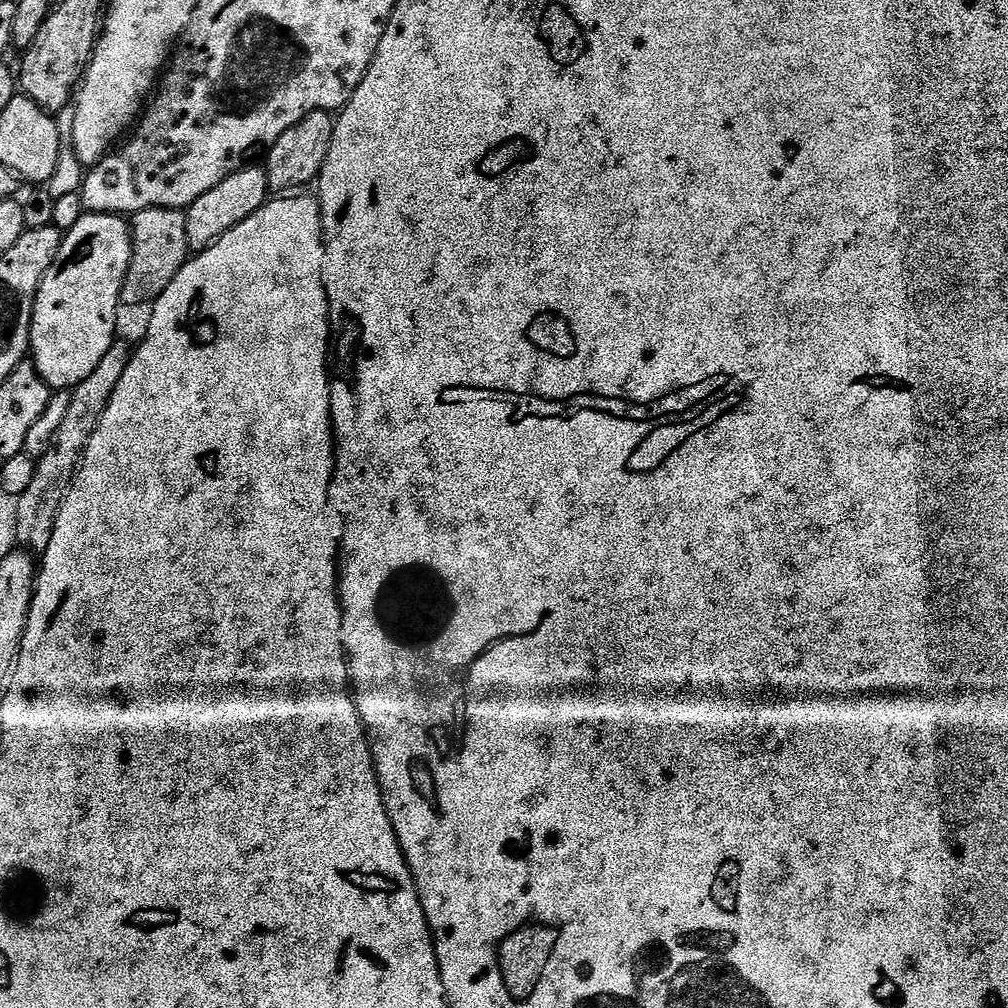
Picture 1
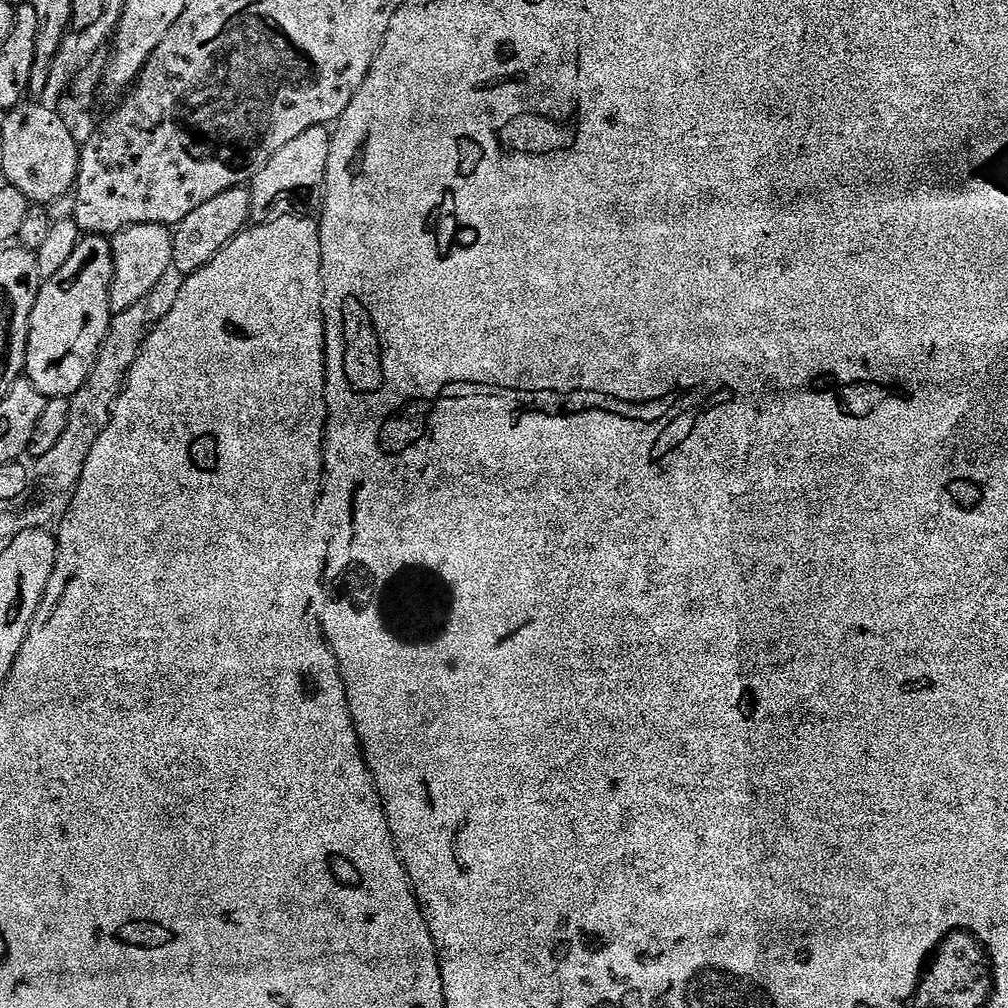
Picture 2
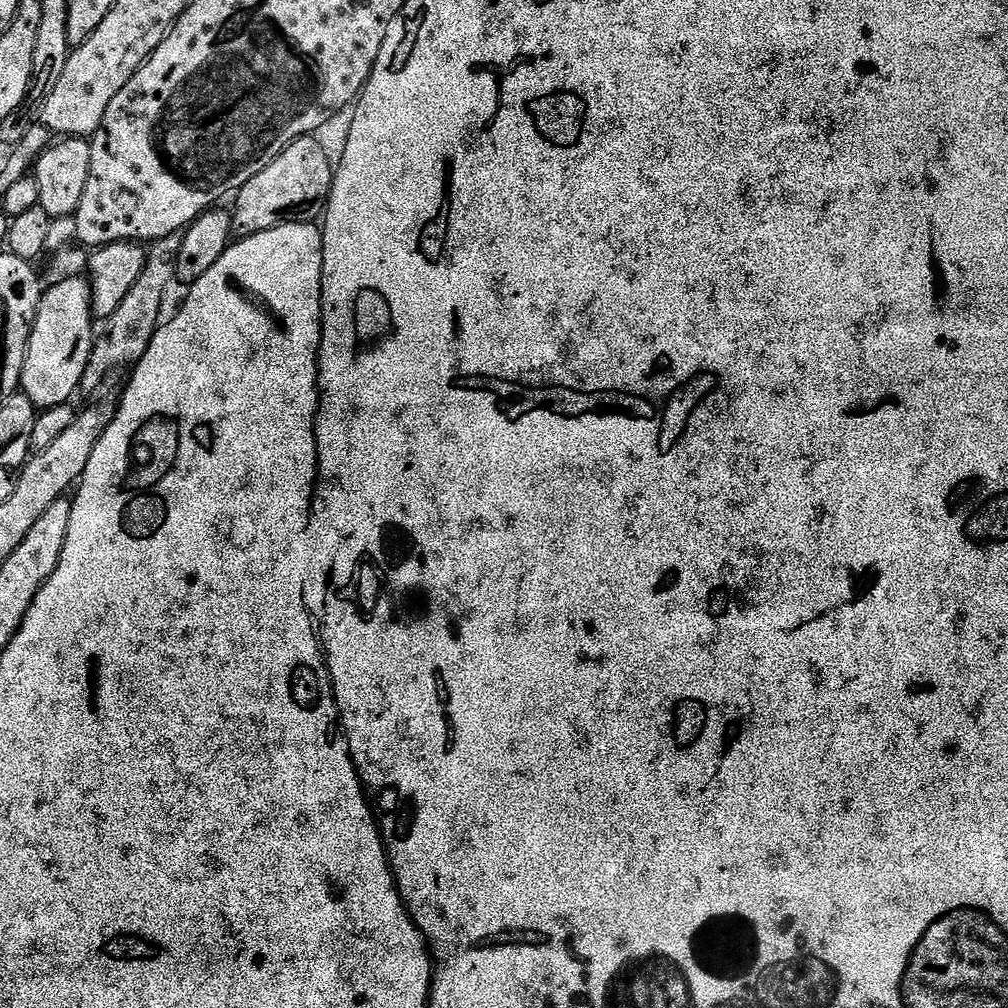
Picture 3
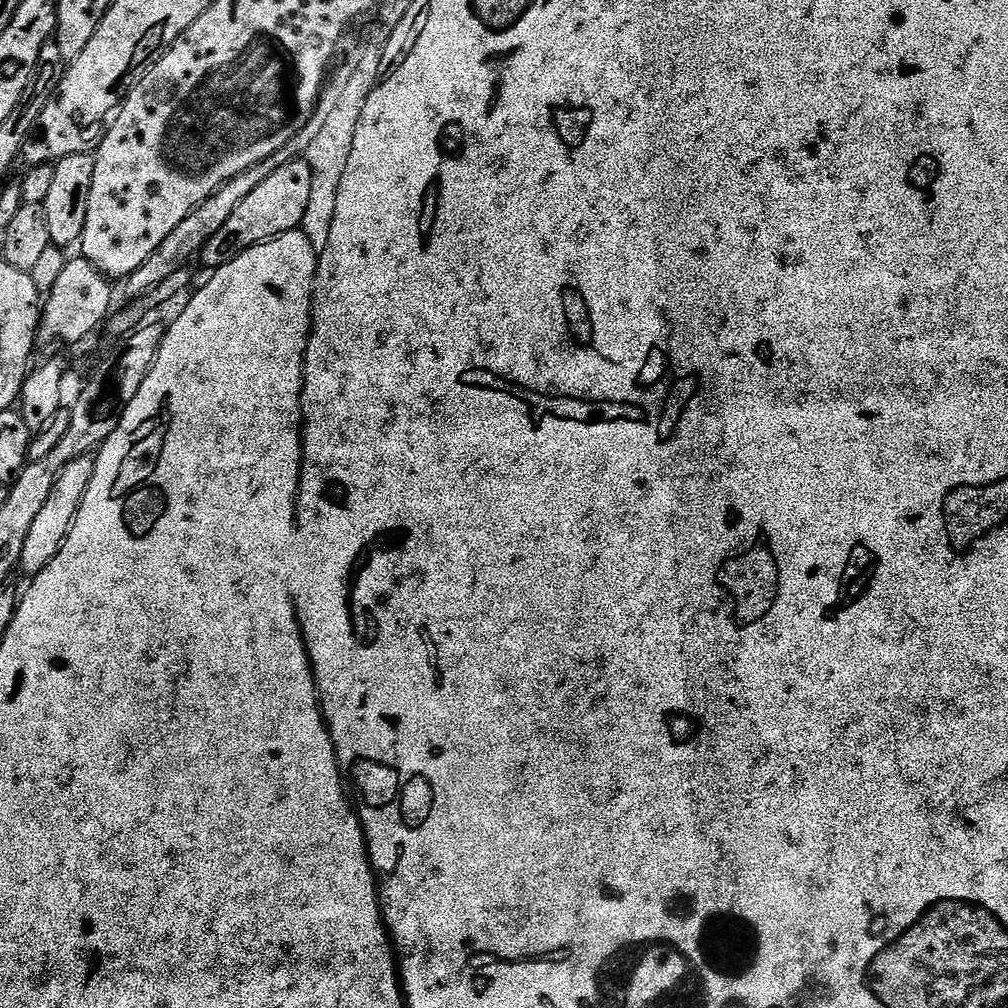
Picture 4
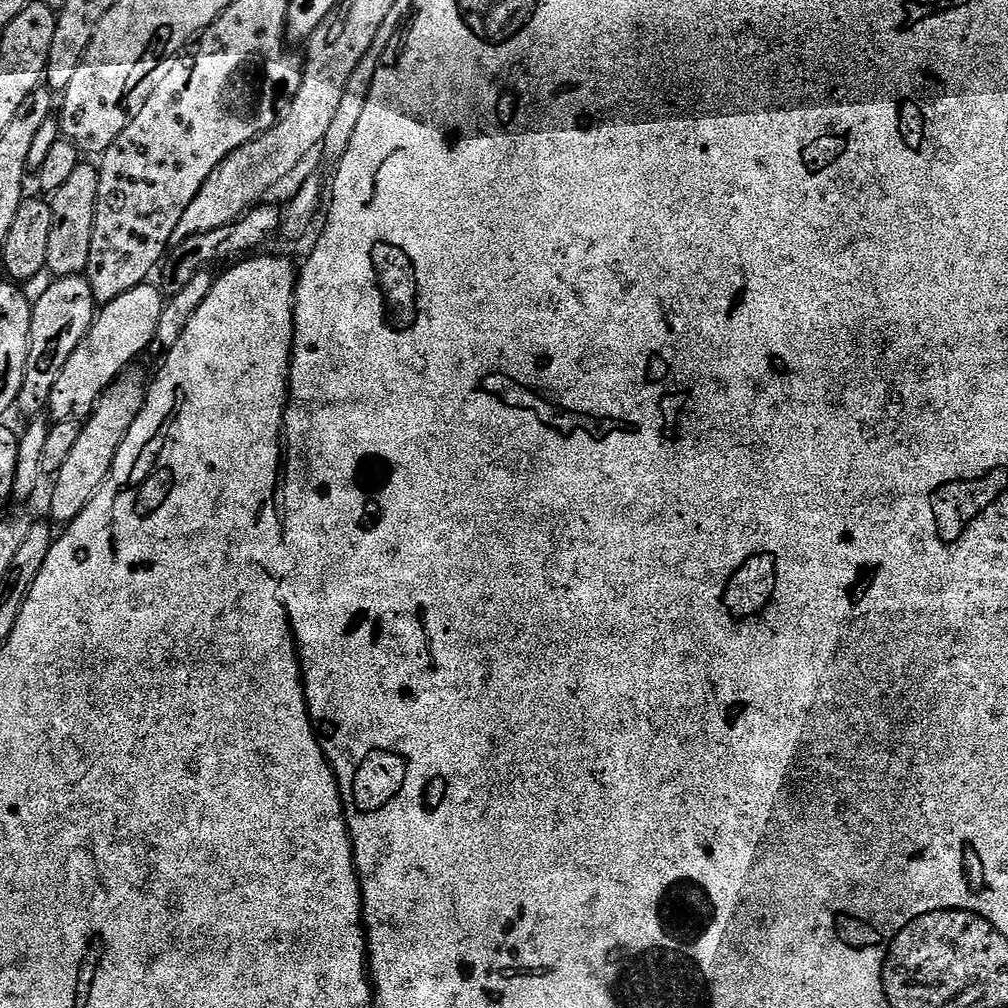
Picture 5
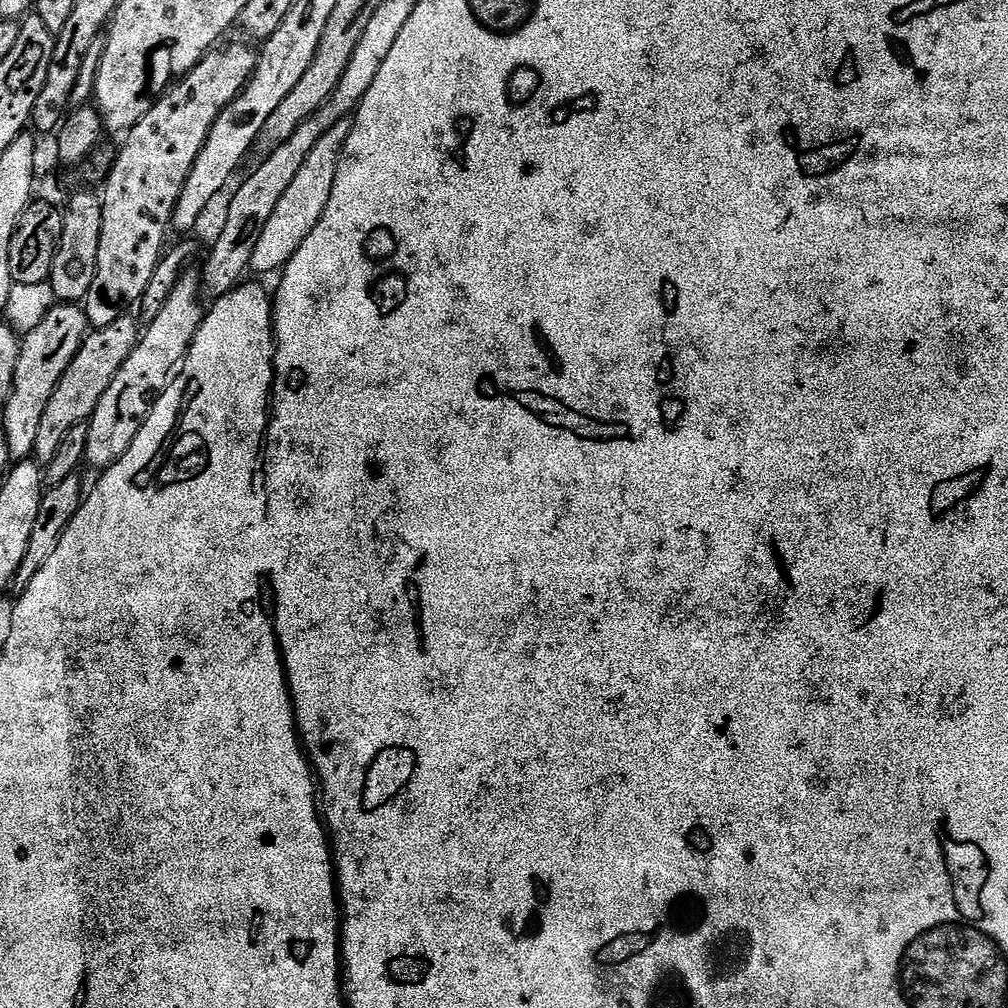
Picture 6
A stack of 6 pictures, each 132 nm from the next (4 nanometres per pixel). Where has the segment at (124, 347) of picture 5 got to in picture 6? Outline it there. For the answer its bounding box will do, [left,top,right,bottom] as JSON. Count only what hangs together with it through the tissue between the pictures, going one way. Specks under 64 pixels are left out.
[32,314,141,466]

